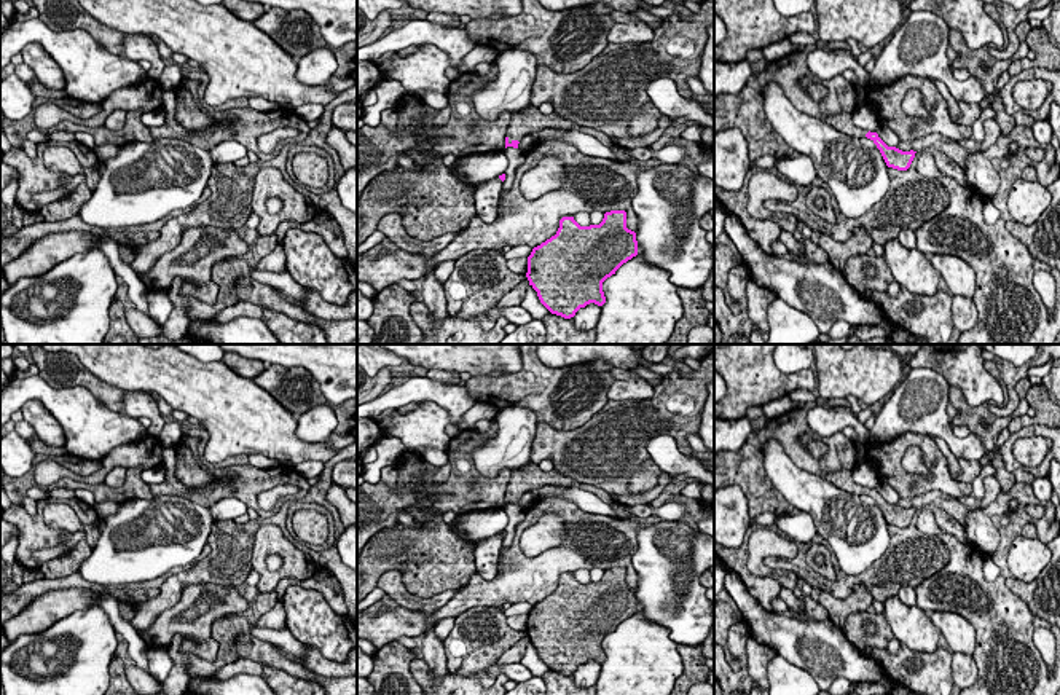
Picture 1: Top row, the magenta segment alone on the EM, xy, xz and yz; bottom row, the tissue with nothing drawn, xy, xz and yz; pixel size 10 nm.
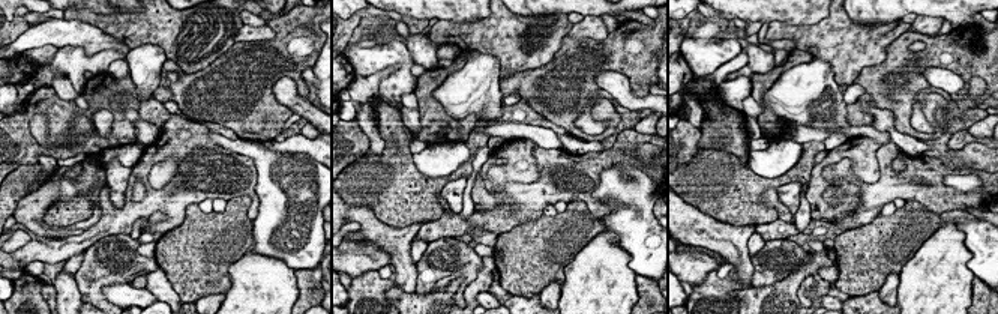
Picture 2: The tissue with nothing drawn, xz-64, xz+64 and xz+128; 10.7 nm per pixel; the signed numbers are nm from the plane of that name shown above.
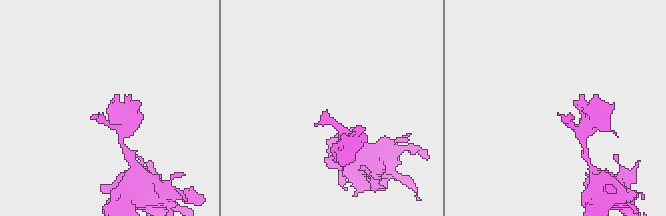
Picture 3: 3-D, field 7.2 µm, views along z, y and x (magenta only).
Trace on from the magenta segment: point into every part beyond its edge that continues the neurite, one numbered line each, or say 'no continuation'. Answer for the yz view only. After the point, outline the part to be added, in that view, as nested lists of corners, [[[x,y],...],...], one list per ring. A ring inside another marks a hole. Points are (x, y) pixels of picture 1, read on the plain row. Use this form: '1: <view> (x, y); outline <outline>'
1: yz (842, 479); outline [[[853,467],[824,473],[822,478],[842,489],[848,497],[866,494],[869,489],[853,481]]]

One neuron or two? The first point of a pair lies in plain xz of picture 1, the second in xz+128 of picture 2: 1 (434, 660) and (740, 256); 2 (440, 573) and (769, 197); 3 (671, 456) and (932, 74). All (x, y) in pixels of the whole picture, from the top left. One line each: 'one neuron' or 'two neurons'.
1: one neuron
2: two neurons
3: one neuron

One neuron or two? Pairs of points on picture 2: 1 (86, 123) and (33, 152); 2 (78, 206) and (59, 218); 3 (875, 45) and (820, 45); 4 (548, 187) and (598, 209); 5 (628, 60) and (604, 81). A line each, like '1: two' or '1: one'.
1: two
2: one
3: one
4: one
5: two

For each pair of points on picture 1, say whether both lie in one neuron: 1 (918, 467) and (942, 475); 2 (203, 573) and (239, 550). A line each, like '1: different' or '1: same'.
1: different
2: same

